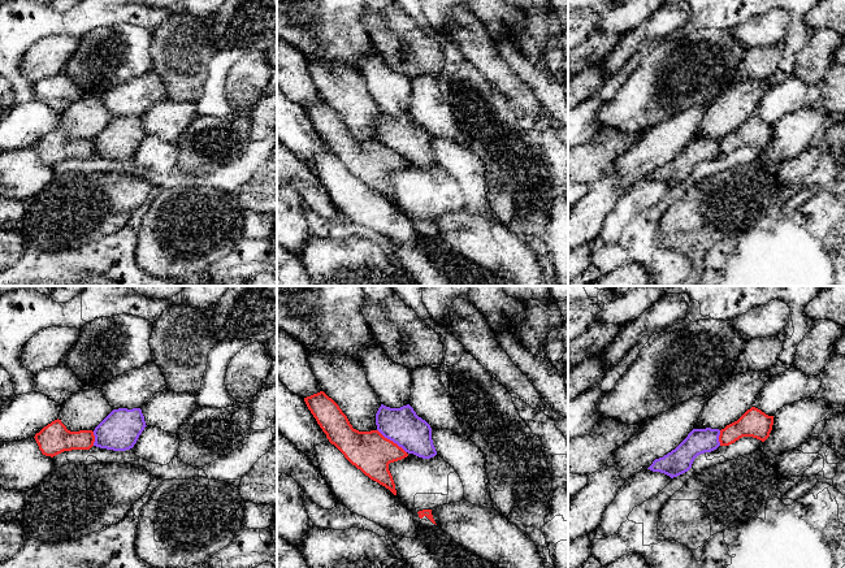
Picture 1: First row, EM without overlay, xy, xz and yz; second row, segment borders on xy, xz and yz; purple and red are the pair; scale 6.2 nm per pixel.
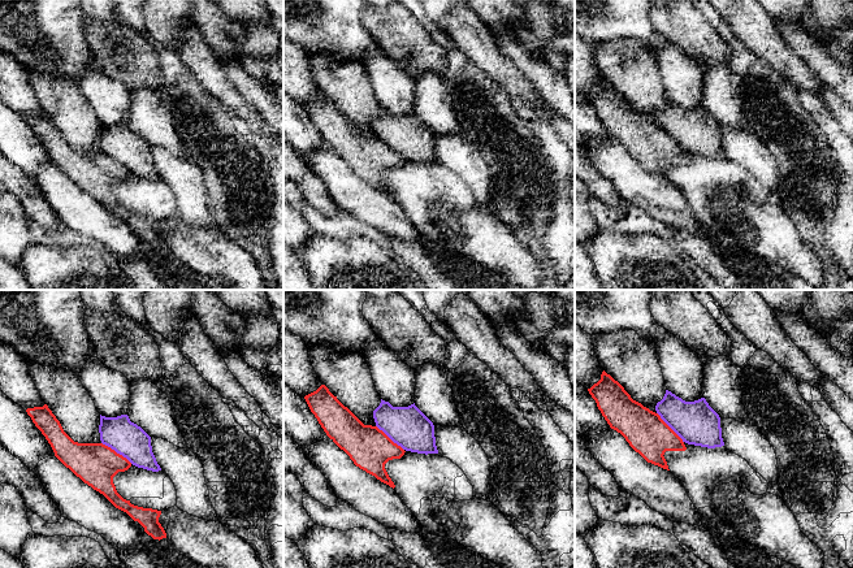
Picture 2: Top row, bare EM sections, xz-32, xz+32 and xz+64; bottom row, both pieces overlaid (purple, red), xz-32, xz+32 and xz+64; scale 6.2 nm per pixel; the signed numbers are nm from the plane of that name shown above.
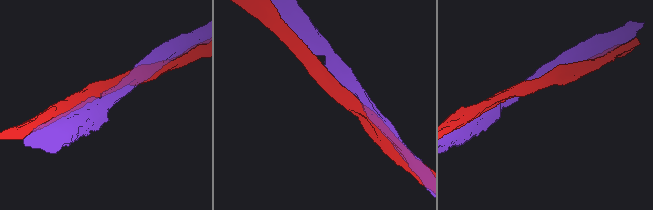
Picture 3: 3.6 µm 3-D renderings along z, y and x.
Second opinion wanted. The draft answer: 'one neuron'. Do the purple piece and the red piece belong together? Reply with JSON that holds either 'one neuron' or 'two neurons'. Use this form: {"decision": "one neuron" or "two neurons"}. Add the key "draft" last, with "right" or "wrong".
{"decision": "two neurons", "draft": "wrong"}

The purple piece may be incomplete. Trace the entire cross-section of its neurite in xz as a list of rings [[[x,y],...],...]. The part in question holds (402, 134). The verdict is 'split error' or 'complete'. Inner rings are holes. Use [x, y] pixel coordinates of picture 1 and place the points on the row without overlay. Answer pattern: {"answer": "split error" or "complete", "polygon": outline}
{"answer": "complete", "polygon": [[[381,113],[376,122],[376,134],[385,147],[393,149],[408,162],[422,168],[437,164],[430,134],[419,126],[410,113],[400,117]]]}

